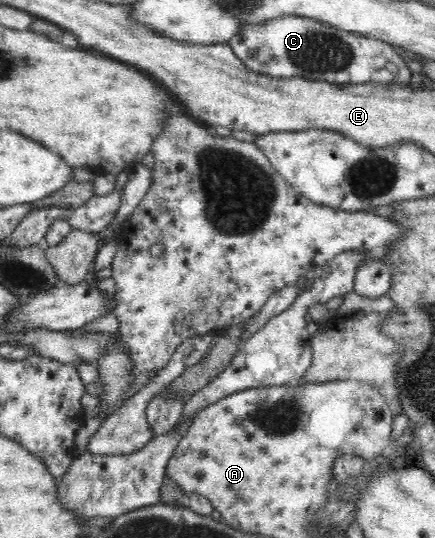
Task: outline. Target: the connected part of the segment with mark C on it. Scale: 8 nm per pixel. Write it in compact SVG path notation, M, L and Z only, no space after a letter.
M283 16L274 20L257 24L244 25L227 40L233 54L248 69L255 73L272 74L272 77L287 79L302 77L311 81L326 81L337 85L356 85L364 82L413 82L416 77L411 72L402 57L398 56L392 44L368 38L367 36L336 29L323 22L298 16Z

